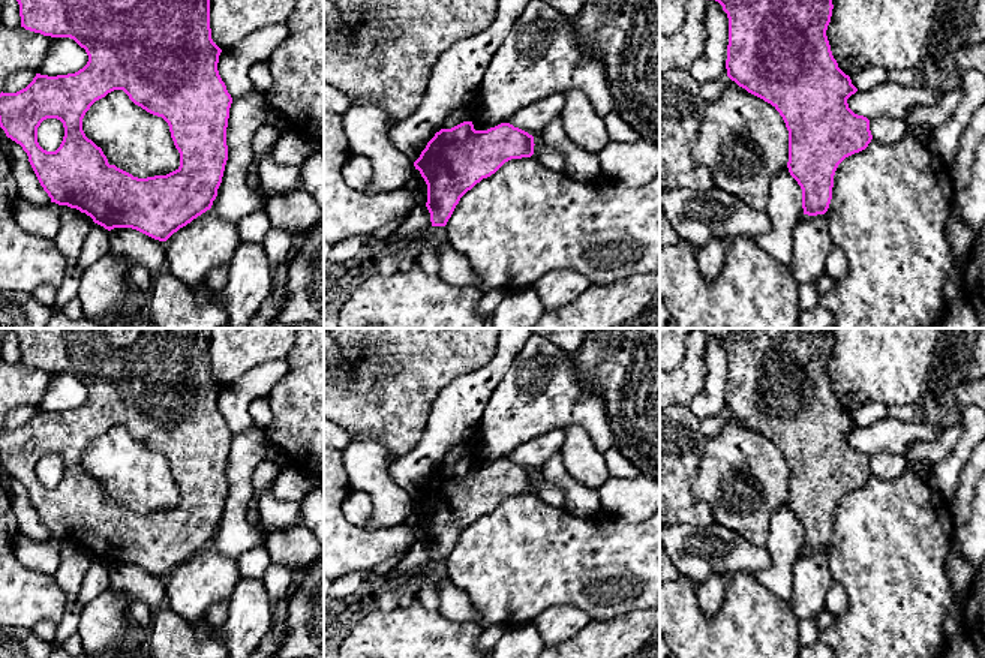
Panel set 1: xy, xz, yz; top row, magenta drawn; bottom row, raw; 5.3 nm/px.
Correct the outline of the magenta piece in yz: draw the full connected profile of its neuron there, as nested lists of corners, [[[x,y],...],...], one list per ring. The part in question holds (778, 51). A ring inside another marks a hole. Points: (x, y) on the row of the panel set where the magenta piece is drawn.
[[[715,0],[729,18],[727,76],[748,93],[771,103],[789,130],[790,175],[802,189],[804,214],[825,214],[832,199],[834,175],[849,156],[868,147],[873,139],[870,120],[855,114],[847,99],[858,91],[832,55],[826,36],[832,16],[832,0]]]

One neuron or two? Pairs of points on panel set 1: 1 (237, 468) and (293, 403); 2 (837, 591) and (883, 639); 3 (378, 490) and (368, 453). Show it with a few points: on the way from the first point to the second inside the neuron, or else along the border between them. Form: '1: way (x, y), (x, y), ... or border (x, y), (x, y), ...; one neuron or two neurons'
1: border (269, 400), (272, 420), (264, 435), (287, 463); two neurons
2: border (834, 580), (847, 595), (847, 609), (837, 618); two neurons
3: way (375, 481), (369, 472), (368, 462); one neuron

